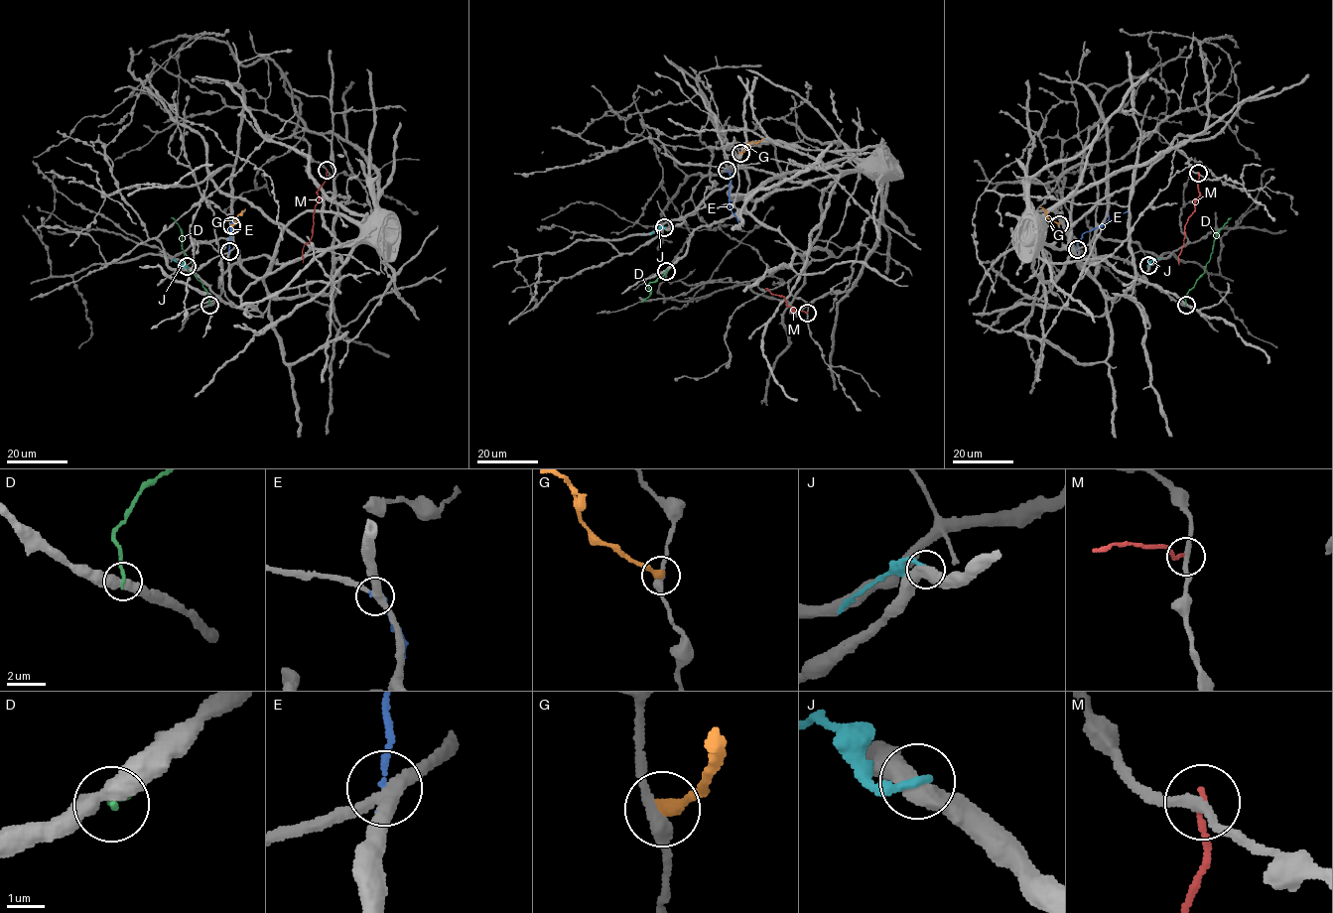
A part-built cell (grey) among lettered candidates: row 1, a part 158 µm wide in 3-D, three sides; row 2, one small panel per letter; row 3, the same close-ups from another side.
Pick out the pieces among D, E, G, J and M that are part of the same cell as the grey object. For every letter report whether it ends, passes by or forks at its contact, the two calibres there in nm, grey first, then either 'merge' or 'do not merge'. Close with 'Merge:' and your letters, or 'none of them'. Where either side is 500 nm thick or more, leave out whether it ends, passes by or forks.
D: it ends there; 480 nm thick on the grey side, 180 nm on the other; do not merge
E: it ends there; 320 nm thick on the grey side, 120 nm on the other; do not merge
G: it ends there; 320 nm thick on the grey side, 360 nm on the other; do not merge
J: 500 nm thick on the grey side, 240 nm on the other; do not merge
M: it ends there; 240 nm thick on the grey side, 140 nm on the other; do not merge
Merge: none of them

